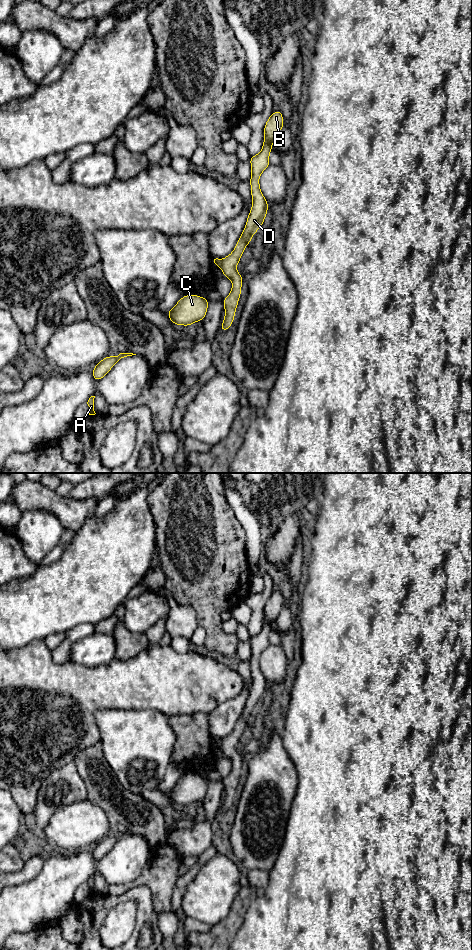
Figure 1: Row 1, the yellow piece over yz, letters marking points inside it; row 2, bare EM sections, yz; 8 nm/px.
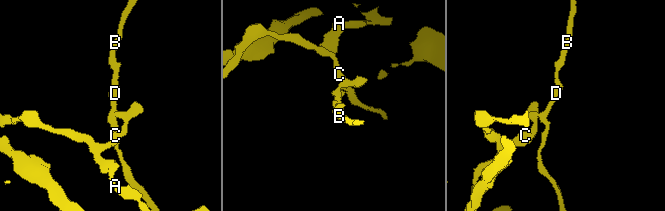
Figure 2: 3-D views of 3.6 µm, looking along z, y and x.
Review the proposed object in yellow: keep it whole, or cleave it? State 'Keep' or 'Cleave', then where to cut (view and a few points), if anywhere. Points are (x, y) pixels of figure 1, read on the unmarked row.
Cleave. Split along yz (219, 740), (217, 744)

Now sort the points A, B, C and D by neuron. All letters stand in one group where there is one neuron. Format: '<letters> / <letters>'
A C / B D

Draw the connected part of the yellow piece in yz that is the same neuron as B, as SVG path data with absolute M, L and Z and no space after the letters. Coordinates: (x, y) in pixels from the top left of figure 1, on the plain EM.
M279 590L272 593L265 604L262 630L259 634L251 636L249 640L252 647L252 656L250 658L253 680L252 688L248 695L243 713L233 732L218 742L218 746L223 751L224 757L232 761L232 770L230 774L223 779L225 798L221 805L221 812L225 812L232 805L236 787L240 779L243 757L238 753L236 746L240 741L245 727L250 723L255 712L261 708L267 694L269 685L260 670L259 657L270 645L269 634L272 631L272 623L277 620L278 614L283 606L283 595Z

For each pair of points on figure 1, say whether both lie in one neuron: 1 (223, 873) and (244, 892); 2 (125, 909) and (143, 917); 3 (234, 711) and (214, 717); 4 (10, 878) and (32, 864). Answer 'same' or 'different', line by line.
1: different
2: different
3: same
4: same

